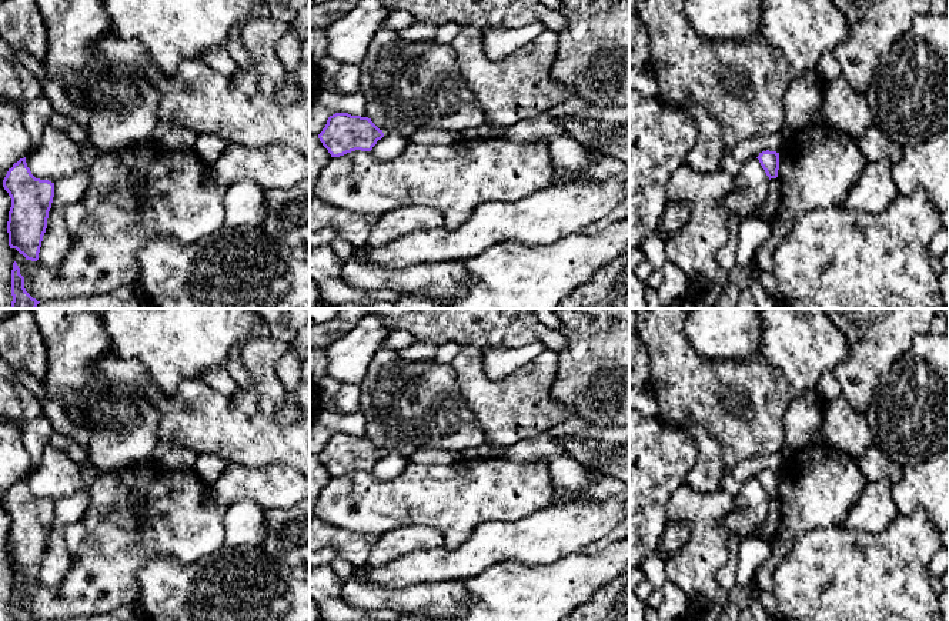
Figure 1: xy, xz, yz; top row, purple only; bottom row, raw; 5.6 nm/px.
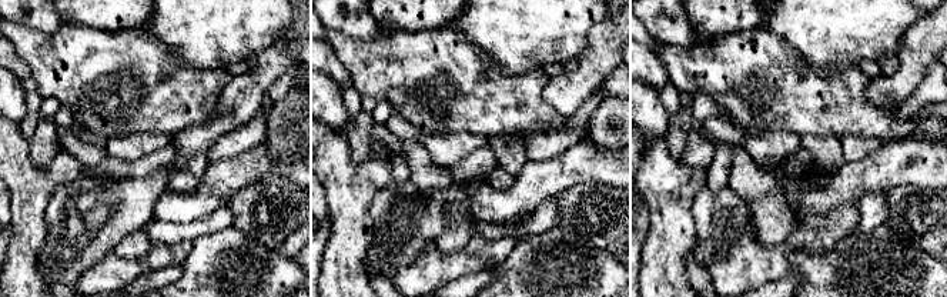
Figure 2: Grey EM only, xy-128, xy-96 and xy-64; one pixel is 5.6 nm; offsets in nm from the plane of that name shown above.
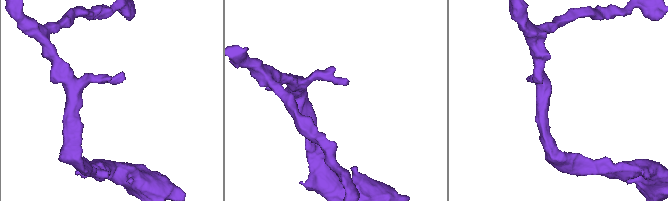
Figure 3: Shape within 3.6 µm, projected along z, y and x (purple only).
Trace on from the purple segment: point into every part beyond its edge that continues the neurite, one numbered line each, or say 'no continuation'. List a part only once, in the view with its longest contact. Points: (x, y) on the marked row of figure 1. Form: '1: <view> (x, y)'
no continuation

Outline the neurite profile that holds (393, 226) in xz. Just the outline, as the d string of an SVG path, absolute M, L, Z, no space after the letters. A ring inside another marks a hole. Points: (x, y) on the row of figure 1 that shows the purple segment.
M410 204L378 217L368 238L368 244L374 247L388 246L414 231L432 230L444 226L445 218L440 210Z

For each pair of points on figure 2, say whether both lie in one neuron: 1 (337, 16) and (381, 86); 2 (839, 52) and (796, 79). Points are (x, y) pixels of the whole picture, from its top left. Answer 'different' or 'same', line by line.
1: different
2: different

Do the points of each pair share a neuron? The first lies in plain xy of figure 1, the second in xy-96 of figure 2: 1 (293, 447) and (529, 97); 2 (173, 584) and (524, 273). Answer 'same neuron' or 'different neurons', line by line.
1: same neuron
2: same neuron

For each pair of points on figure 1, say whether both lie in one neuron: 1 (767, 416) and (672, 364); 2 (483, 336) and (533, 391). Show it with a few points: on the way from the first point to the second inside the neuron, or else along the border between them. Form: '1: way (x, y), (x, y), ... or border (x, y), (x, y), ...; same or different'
1: way (749, 390), (715, 376), (698, 376); same
2: border (461, 344), (474, 344), (481, 350); different

